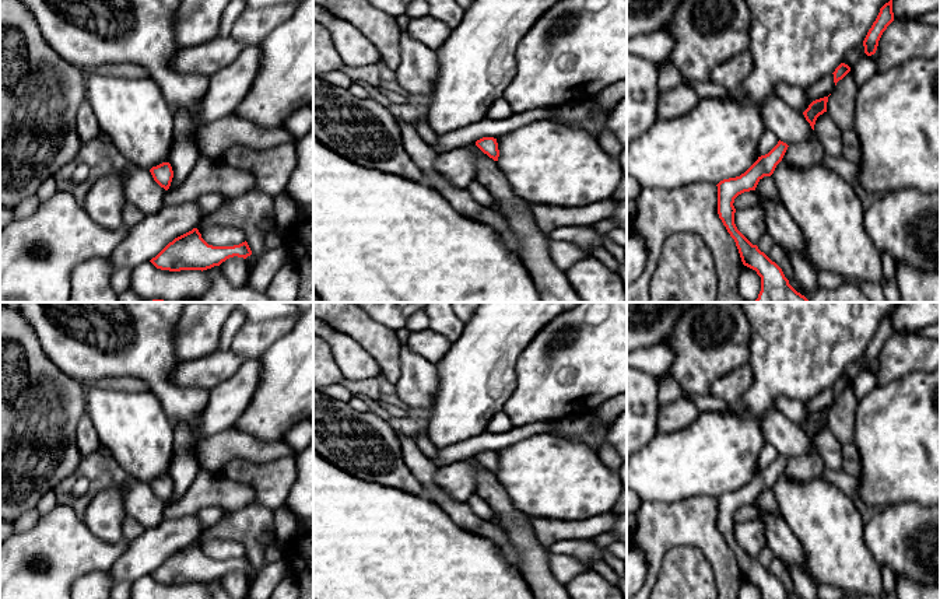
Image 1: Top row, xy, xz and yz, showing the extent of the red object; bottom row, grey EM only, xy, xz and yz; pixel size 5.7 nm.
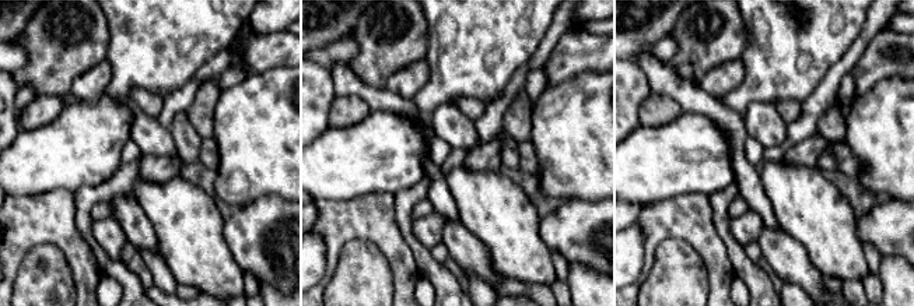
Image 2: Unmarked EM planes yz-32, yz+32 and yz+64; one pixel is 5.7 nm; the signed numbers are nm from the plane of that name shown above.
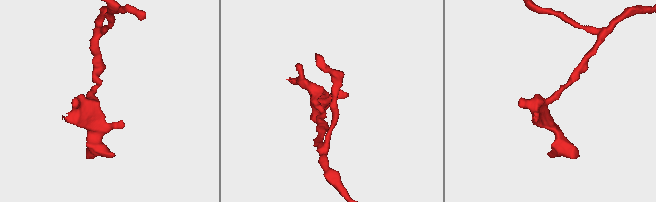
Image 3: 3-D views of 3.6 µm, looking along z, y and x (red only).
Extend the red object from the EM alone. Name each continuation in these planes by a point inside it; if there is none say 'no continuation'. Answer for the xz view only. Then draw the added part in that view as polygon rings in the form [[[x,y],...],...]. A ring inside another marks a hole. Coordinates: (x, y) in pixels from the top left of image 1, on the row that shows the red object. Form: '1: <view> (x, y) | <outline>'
no continuation

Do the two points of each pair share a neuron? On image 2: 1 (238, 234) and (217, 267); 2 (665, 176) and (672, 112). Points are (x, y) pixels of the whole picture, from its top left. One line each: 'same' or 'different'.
1: different
2: different

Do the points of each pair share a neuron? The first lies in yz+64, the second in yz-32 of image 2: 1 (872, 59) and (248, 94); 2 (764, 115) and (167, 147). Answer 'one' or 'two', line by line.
1: two
2: one

